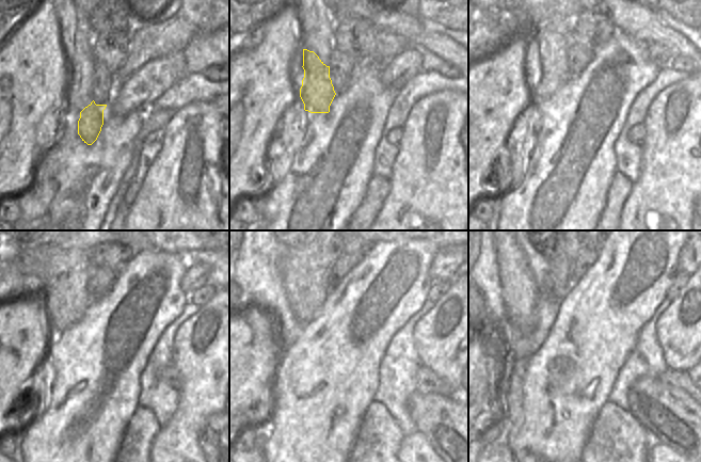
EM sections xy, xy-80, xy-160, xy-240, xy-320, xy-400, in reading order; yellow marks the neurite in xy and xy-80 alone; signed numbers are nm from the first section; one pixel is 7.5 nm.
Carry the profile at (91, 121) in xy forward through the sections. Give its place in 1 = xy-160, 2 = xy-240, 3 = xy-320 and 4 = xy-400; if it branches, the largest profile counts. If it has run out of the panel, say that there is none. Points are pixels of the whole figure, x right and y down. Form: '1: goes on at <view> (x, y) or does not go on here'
1: goes on at xy-160 (547, 65)
2: goes on at xy-240 (66, 298)
3: goes on at xy-320 (305, 271)
4: goes on at xy-400 (561, 263)

